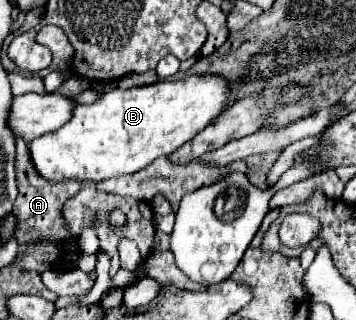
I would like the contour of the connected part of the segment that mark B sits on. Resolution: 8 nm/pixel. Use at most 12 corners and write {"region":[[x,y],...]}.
{"region":[[214,75],[112,89],[30,141],[50,183],[144,169],[212,123]]}

